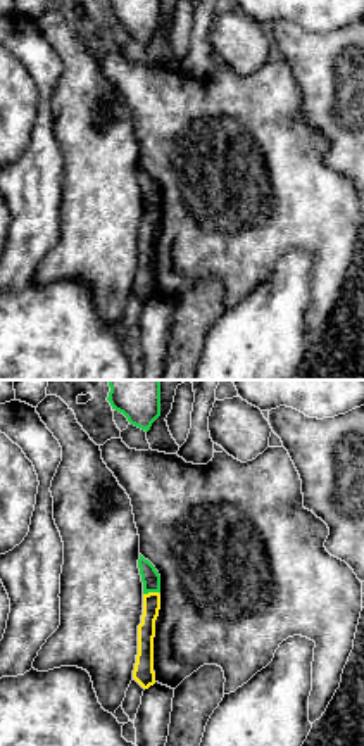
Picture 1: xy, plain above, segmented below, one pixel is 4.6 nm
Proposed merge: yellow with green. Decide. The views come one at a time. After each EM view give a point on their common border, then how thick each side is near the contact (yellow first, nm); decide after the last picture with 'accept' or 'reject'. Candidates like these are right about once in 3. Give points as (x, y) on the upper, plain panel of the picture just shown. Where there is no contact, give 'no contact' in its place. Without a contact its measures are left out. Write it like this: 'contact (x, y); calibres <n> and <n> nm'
contact (150, 206); calibres 80 and 90 nm

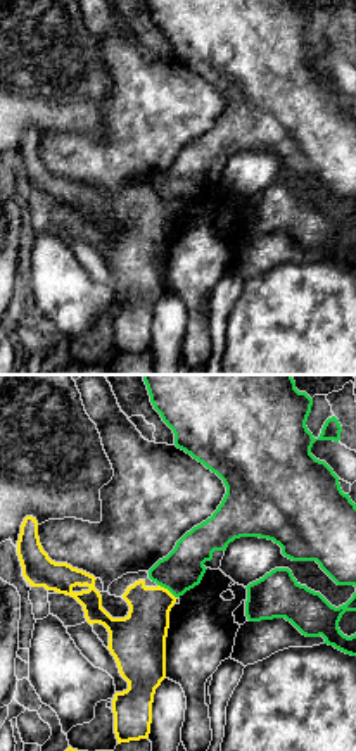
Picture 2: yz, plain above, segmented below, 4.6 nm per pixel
contact (166, 202); calibres 240 and 190 nm

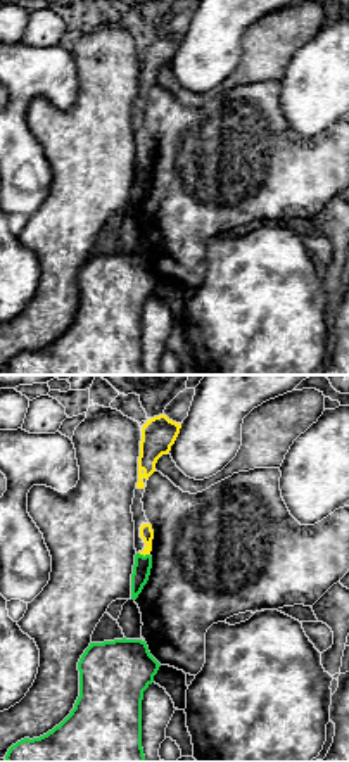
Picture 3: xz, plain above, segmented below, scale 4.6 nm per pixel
contact (144, 168); calibres 60 and 80 nm

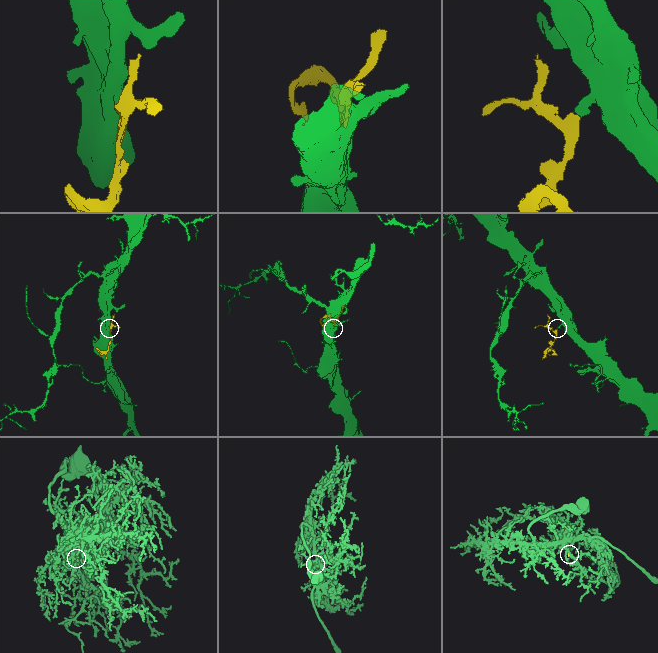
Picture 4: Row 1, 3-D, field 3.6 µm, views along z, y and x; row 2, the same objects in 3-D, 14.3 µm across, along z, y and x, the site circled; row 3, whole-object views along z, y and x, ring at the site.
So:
accept

